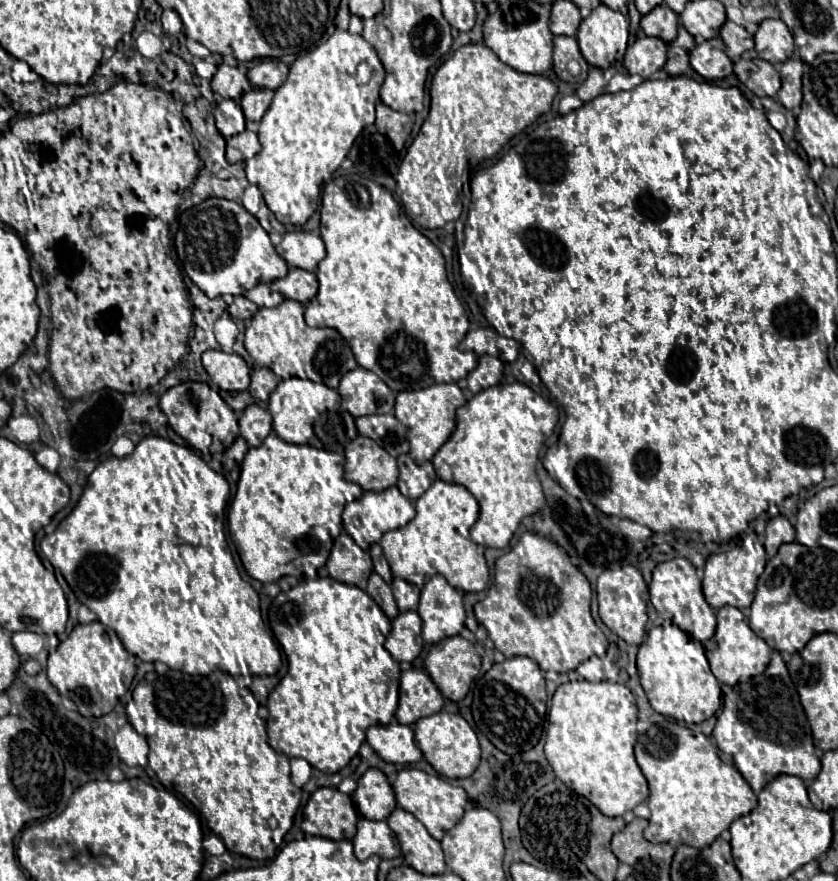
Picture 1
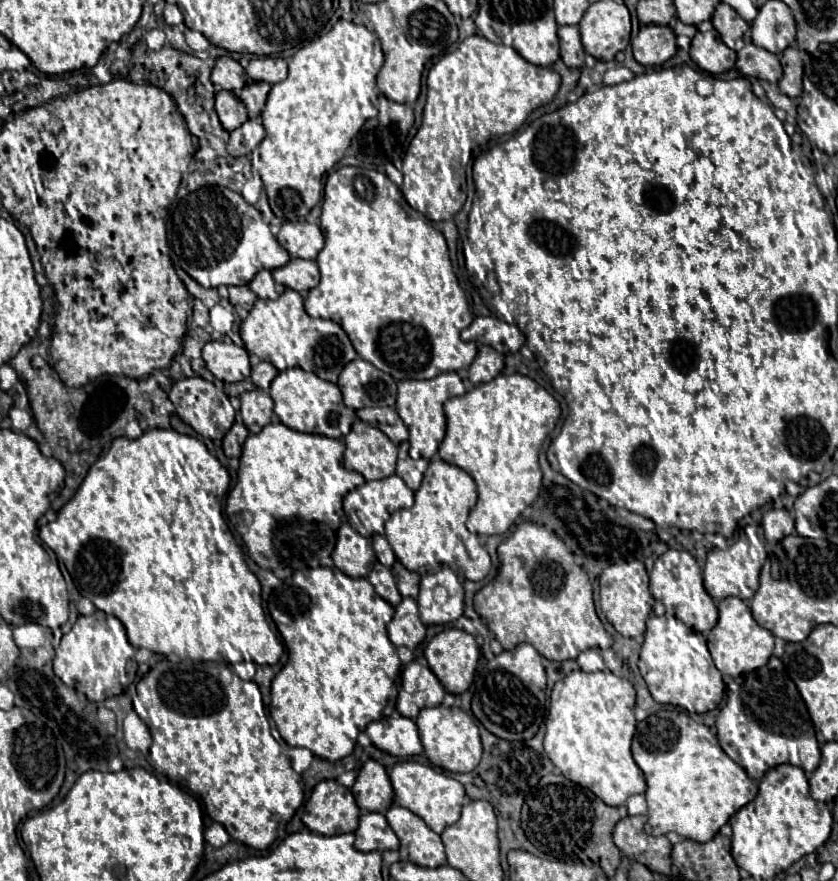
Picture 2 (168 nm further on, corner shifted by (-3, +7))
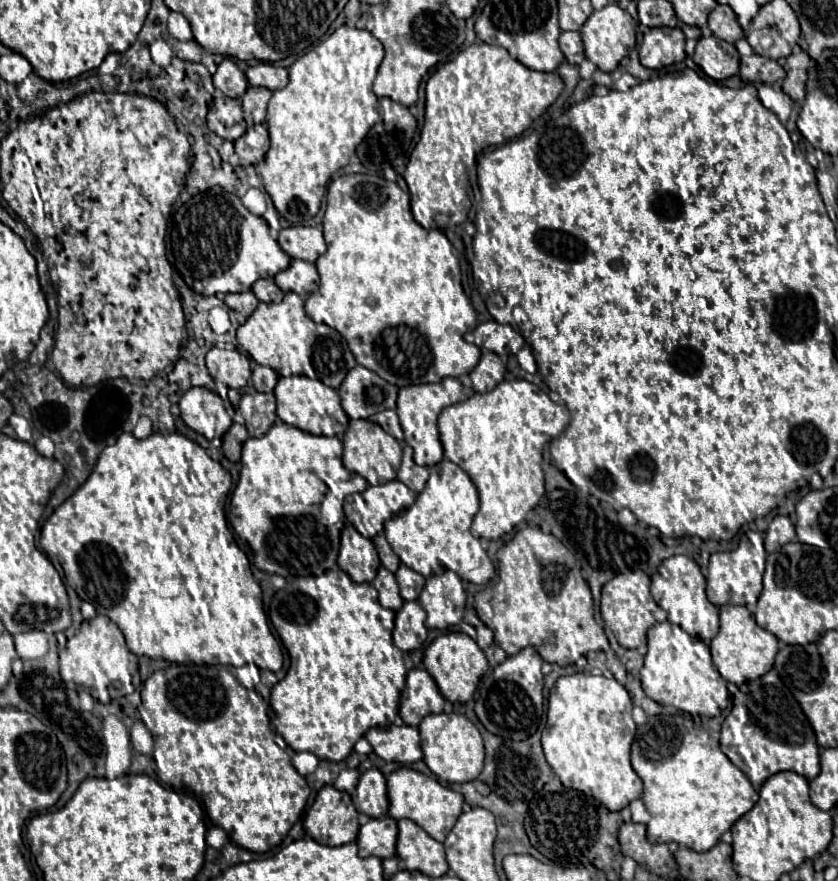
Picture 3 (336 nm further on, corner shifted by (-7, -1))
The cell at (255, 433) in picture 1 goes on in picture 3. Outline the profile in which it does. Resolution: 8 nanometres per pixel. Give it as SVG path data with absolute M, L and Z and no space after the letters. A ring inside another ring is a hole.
M261 392L245 394L239 400L239 410L245 418L249 436L263 436L277 420L273 394L261 394Z

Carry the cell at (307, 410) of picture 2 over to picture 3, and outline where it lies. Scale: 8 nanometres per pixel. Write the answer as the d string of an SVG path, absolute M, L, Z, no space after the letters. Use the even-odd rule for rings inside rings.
M281 376L275 386L275 398L277 398L277 416L285 424L291 424L317 436L341 436L347 430L349 416L341 408L339 394L319 380L311 380L307 376L289 376L289 378Z

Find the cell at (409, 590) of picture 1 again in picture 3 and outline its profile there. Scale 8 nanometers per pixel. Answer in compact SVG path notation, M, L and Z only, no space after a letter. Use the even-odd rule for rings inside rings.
M401 564L399 570L395 572L395 578L397 578L403 600L417 600L419 598L419 592L423 590L423 584L425 584L425 578L421 574L417 574L415 570Z

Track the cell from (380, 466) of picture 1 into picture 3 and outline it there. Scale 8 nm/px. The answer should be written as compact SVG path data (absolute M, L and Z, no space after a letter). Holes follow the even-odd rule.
M351 420L343 438L343 466L349 472L363 476L371 486L389 482L397 476L401 464L401 442L387 434L379 424L371 420Z

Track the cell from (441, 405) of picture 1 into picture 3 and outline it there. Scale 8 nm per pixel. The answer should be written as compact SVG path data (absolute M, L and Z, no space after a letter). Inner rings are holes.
M443 378L435 384L413 384L405 386L399 390L397 398L397 414L405 432L405 444L413 448L413 460L419 466L435 466L439 460L443 460L443 446L439 440L439 430L437 430L437 416L443 408L463 402L465 394L461 388L461 382L457 378Z

